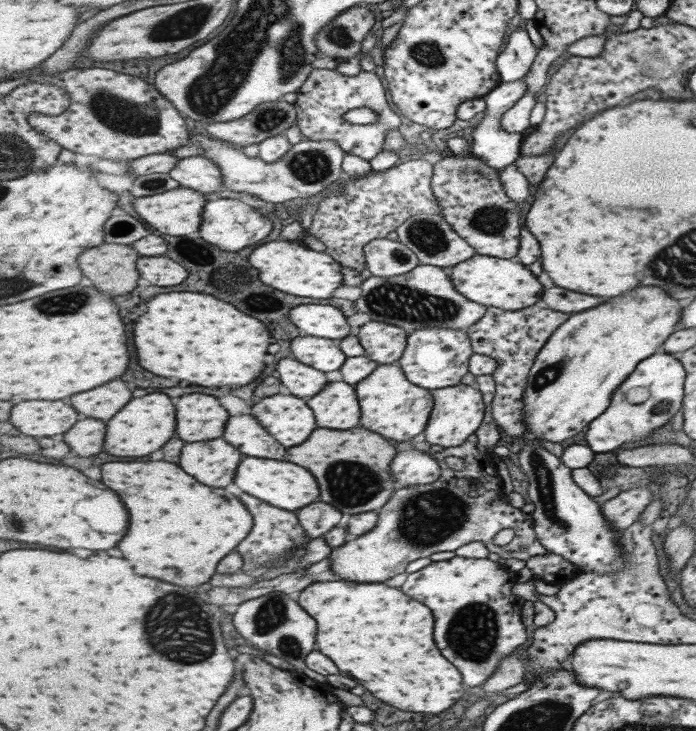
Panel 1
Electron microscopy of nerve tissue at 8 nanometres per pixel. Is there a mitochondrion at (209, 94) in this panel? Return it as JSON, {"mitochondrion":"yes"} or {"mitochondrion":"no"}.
{"mitochondrion":"yes"}

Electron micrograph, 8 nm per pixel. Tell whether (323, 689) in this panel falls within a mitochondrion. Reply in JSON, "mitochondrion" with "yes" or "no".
{"mitochondrion":"no"}

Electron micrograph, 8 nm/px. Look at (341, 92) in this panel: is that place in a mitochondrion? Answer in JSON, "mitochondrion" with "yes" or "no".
{"mitochondrion":"no"}

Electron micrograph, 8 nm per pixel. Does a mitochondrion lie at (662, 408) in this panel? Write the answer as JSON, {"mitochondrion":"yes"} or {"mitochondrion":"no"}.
{"mitochondrion":"yes"}

